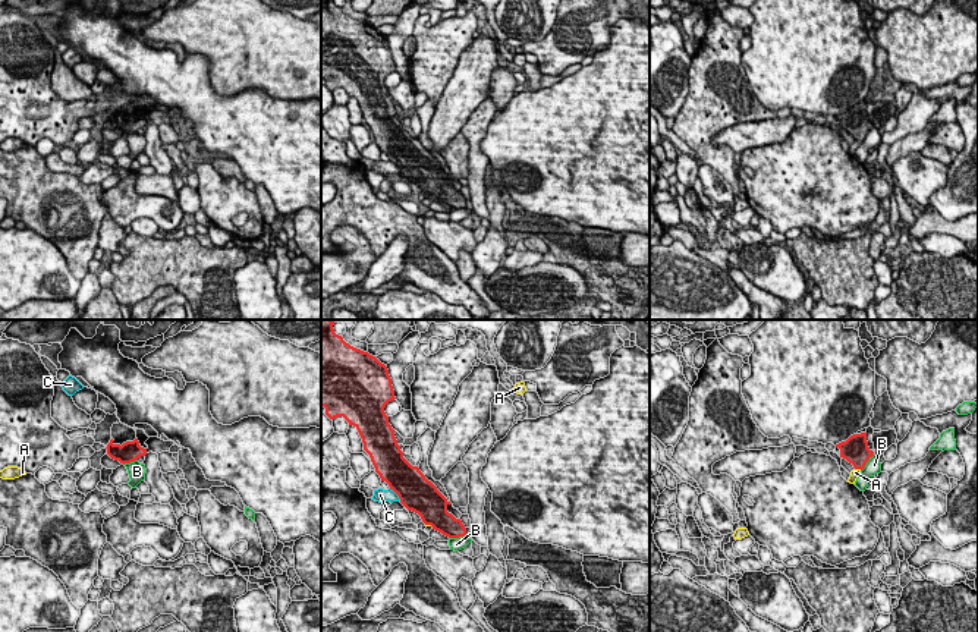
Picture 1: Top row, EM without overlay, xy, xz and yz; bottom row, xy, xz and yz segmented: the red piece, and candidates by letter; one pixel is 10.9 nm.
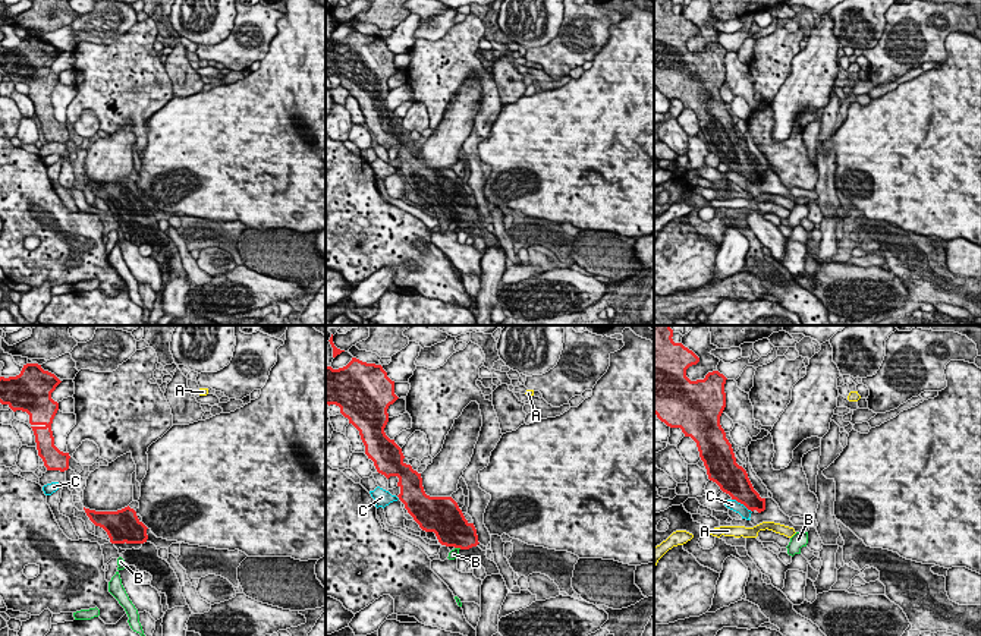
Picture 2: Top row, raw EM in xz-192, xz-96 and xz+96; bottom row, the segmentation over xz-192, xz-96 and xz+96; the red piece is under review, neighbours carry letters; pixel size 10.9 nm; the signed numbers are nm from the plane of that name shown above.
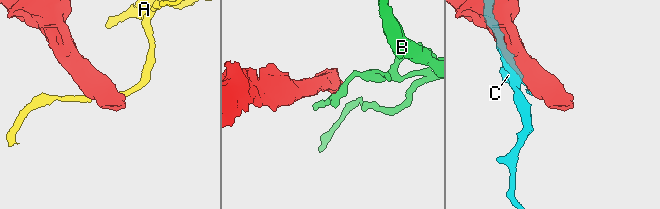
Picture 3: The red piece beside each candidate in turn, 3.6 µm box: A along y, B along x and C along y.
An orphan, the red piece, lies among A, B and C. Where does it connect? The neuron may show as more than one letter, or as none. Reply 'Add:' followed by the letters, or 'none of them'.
Add: none of them

